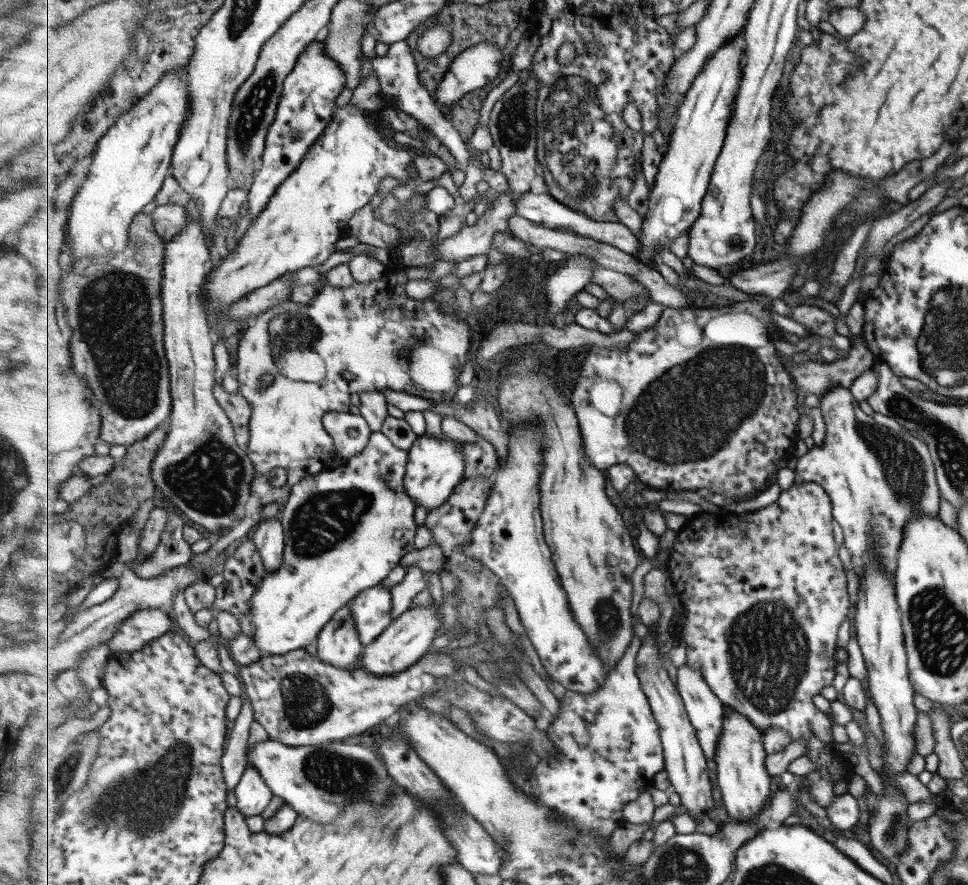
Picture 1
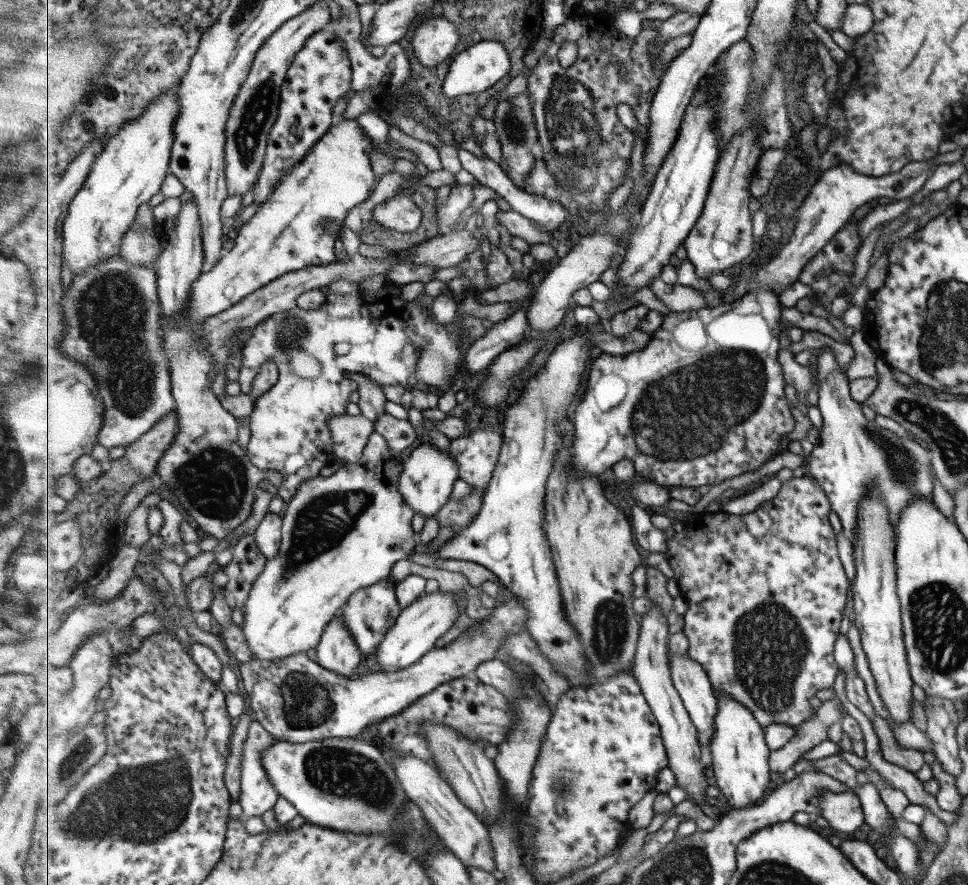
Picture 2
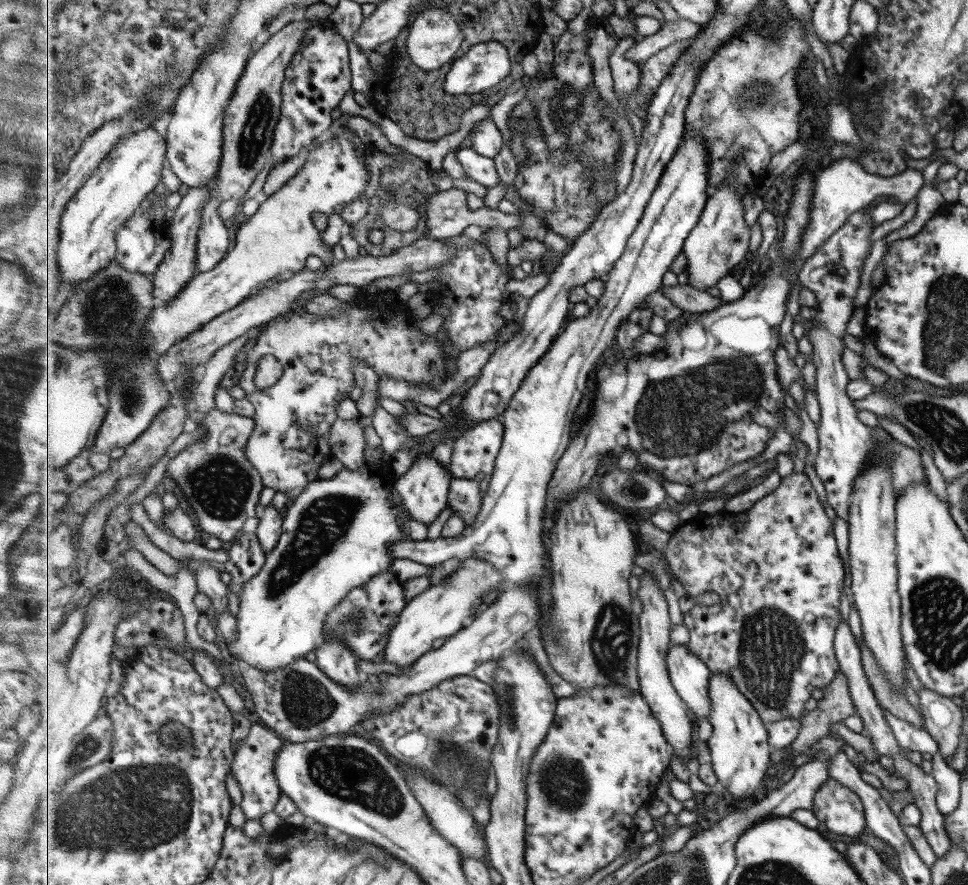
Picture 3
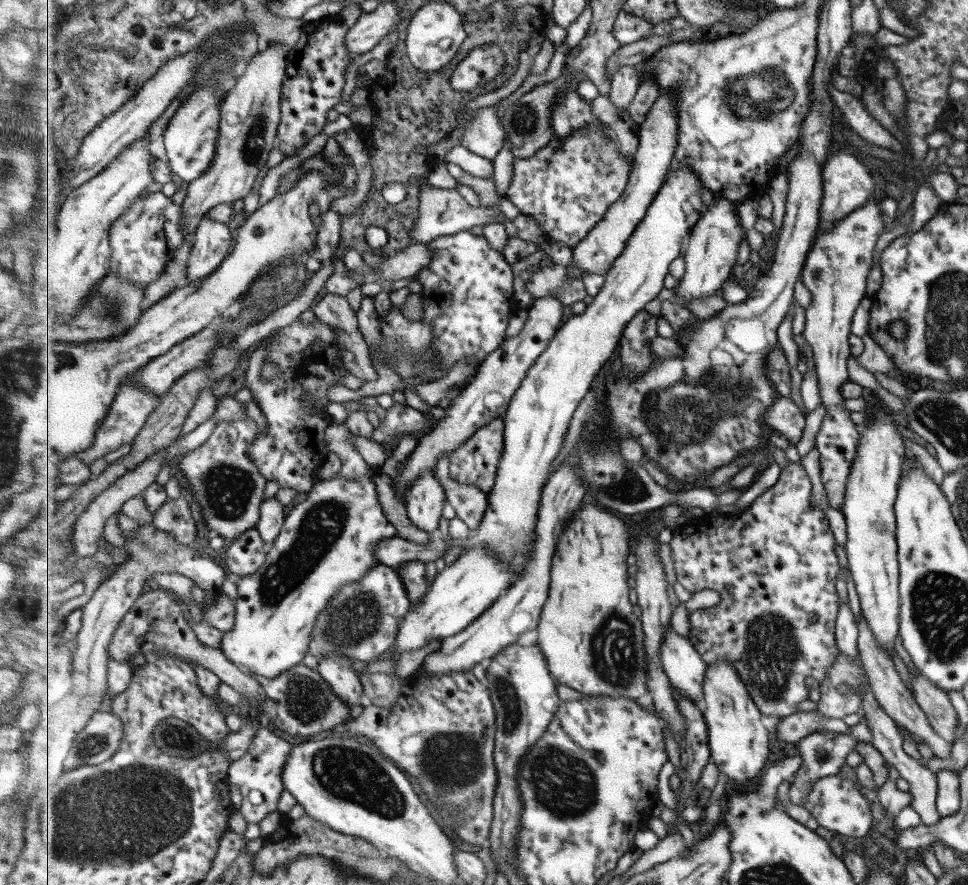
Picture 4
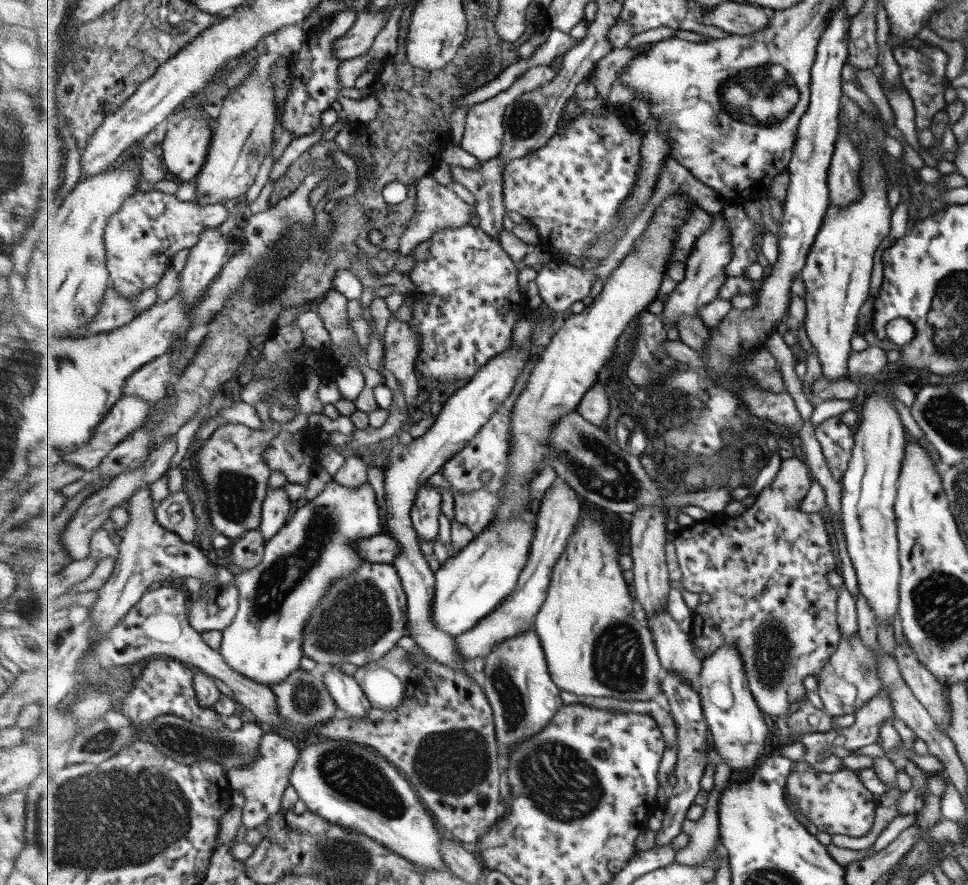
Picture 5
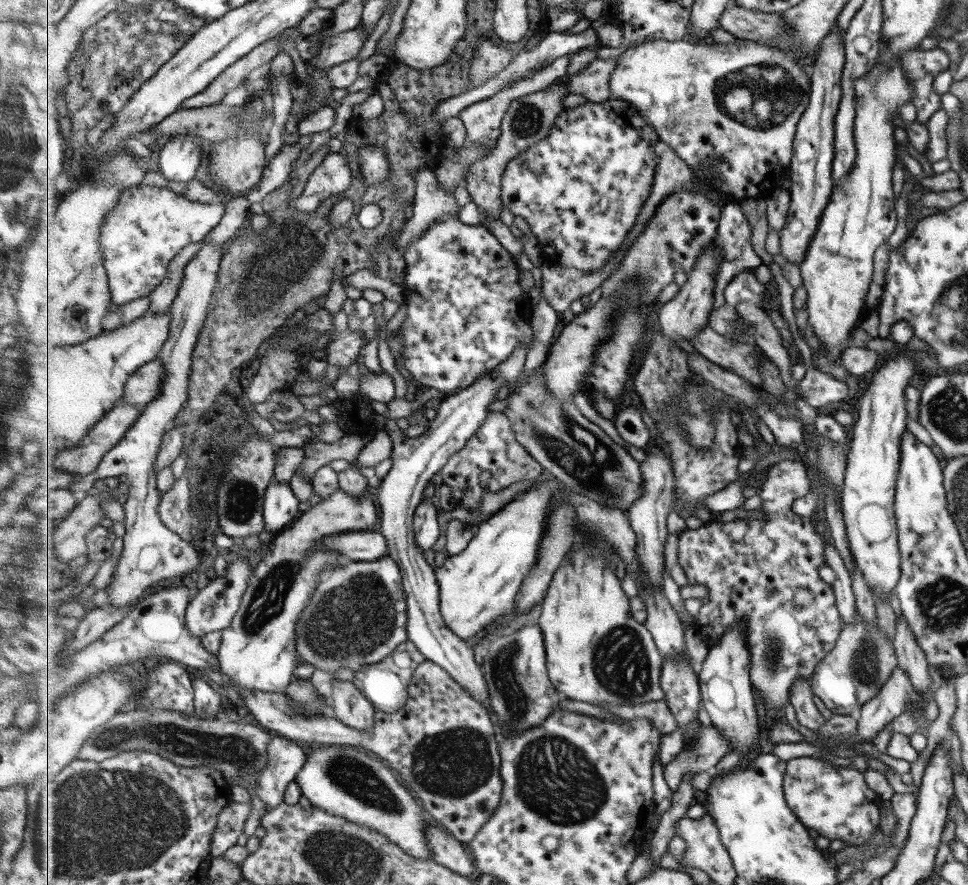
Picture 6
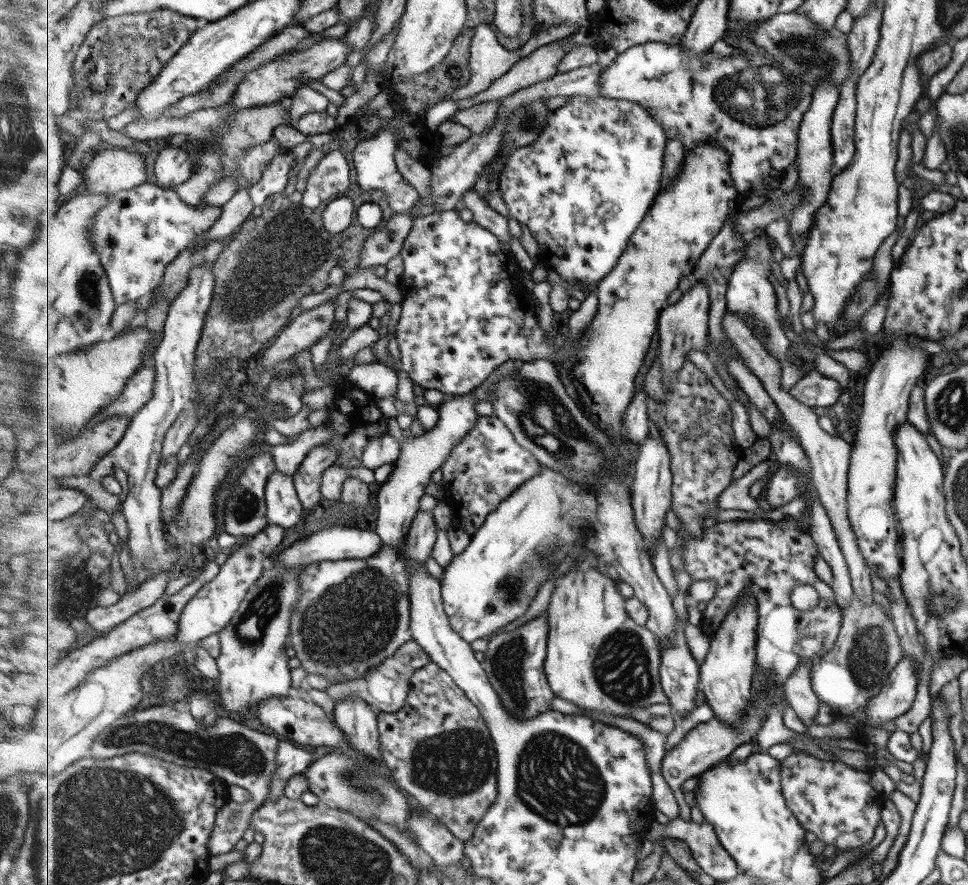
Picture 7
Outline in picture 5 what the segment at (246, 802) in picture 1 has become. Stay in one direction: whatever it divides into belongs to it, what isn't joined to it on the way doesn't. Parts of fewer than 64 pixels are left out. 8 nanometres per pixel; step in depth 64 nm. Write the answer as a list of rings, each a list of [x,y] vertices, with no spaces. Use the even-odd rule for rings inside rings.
[[[266,734],[258,754],[259,759],[248,767],[229,771],[229,780],[234,789],[242,791],[248,797],[244,806],[244,822],[248,830],[262,826],[282,810],[286,791],[291,786],[290,777],[296,765],[301,762],[300,748],[292,740],[278,734]]]

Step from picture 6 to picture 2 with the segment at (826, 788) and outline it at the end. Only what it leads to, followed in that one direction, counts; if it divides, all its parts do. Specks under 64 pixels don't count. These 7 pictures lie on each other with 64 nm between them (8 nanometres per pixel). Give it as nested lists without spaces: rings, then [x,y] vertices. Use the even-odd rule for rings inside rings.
[[[824,791],[819,796],[821,816],[834,831],[853,833],[865,822],[858,795],[852,791]]]

